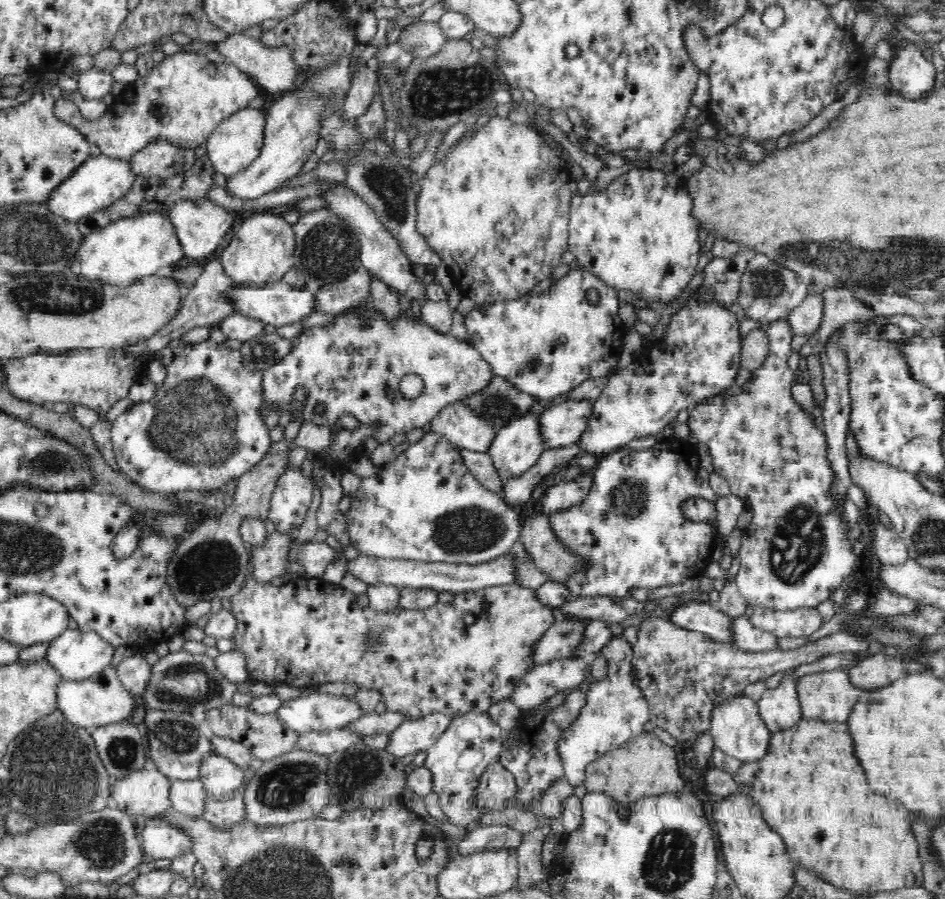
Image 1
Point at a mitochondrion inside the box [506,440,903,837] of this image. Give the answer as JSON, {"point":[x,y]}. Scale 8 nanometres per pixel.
{"point":[799,544]}

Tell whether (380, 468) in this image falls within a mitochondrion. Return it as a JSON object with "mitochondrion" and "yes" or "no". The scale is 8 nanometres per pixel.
{"mitochondrion":"no"}

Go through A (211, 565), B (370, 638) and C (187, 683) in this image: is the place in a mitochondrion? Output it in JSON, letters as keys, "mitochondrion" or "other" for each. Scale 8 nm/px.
{"A":"mitochondrion","B":"mitochondrion","C":"mitochondrion"}

